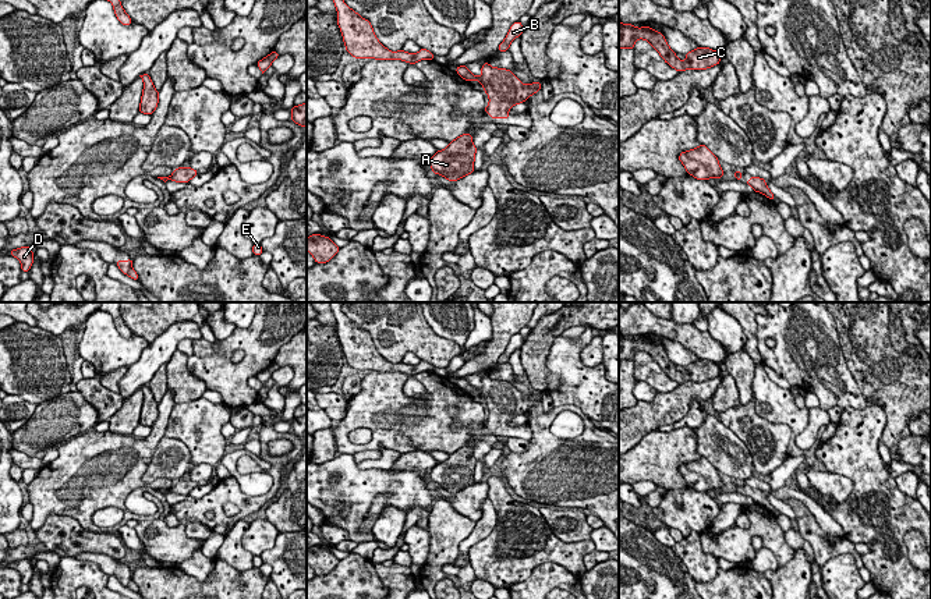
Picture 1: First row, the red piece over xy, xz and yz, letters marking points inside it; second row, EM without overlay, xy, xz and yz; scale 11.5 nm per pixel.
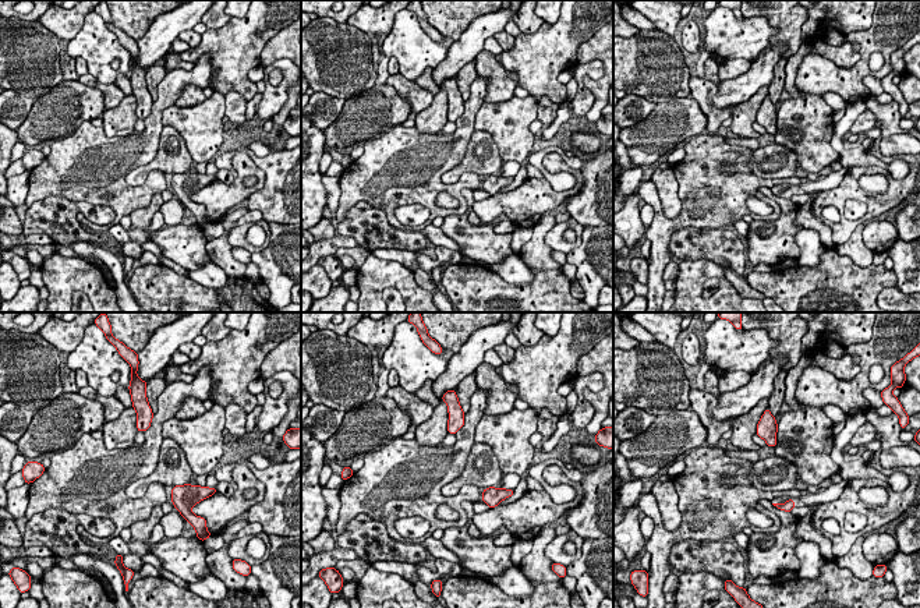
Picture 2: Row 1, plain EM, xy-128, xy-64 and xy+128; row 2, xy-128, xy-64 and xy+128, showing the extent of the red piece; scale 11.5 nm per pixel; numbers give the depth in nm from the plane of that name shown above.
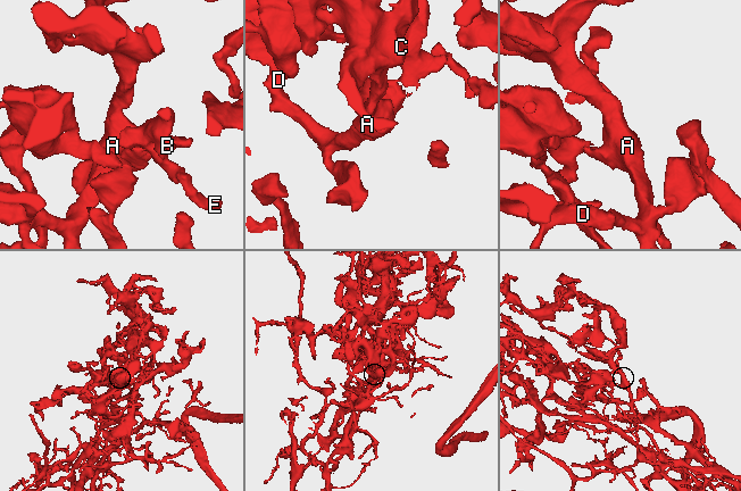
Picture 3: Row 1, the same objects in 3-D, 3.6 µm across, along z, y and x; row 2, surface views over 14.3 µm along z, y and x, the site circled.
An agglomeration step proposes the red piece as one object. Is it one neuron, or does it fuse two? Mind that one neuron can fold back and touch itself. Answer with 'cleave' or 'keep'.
keep

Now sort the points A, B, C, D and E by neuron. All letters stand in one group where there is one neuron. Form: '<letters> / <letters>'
A B C D E

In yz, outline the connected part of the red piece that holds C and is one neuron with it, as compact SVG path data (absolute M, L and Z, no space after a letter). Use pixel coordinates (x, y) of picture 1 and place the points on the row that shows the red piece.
M619 21L619 50L623 47L634 49L634 43L638 39L645 39L661 54L665 63L668 63L679 72L688 68L705 70L721 63L719 52L702 46L684 54L687 60L682 61L669 47L662 32L656 32L647 25L644 25L643 28L637 28L634 25L622 24Z

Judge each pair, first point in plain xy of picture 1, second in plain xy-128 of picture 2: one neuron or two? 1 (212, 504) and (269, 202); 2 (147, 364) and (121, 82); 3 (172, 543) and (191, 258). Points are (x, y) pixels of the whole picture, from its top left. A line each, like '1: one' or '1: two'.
1: two
2: two
3: one

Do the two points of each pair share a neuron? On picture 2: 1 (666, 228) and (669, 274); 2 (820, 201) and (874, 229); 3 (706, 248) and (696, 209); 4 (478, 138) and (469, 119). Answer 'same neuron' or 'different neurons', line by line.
1: different neurons
2: different neurons
3: different neurons
4: different neurons

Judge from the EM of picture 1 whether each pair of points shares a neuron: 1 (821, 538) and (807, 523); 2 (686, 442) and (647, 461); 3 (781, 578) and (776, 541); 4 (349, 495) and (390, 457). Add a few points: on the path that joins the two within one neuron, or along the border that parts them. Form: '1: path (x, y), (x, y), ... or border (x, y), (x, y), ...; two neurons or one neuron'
1: path (817, 534), (810, 527); one neuron
2: path (676, 447), (657, 457); one neuron
3: border (795, 552), (779, 567); two neurons
4: border (356, 464), (360, 468), (390, 470); two neurons

